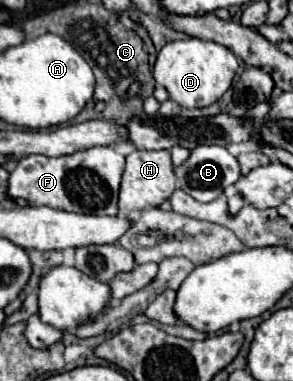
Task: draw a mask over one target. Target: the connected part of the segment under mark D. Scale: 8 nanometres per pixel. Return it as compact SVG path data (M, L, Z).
M188 38L170 42L158 52L154 80L168 90L170 100L178 102L182 108L194 110L214 104L232 86L238 66L238 58L226 46L200 38Z

